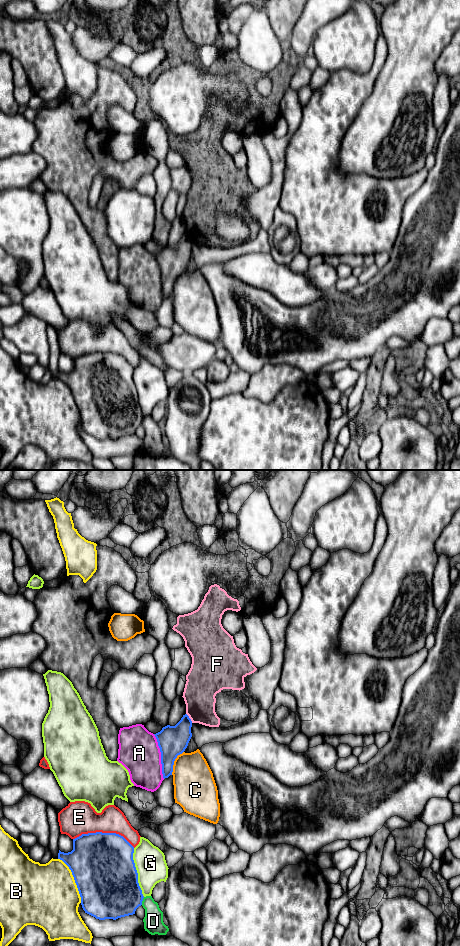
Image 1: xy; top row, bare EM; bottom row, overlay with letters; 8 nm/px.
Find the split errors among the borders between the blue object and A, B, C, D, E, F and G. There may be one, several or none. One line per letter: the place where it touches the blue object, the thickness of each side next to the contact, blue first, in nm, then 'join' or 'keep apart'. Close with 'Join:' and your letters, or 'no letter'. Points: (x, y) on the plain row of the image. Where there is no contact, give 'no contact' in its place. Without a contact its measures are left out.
A: xy (161, 276) | 240/320 nm | keep apart
B: xy (74, 399) | 500/480 nm | keep apart
C: xy (173, 282) | 240/340 nm | keep apart
D: xy (142, 420) | 420/160 nm | keep apart
E: xy (104, 353) | 500/260 nm | keep apart
F: xy (189, 238) | 240/260 nm | keep apart
G: xy (136, 392) | 500/240 nm | keep apart
Join: no letter

